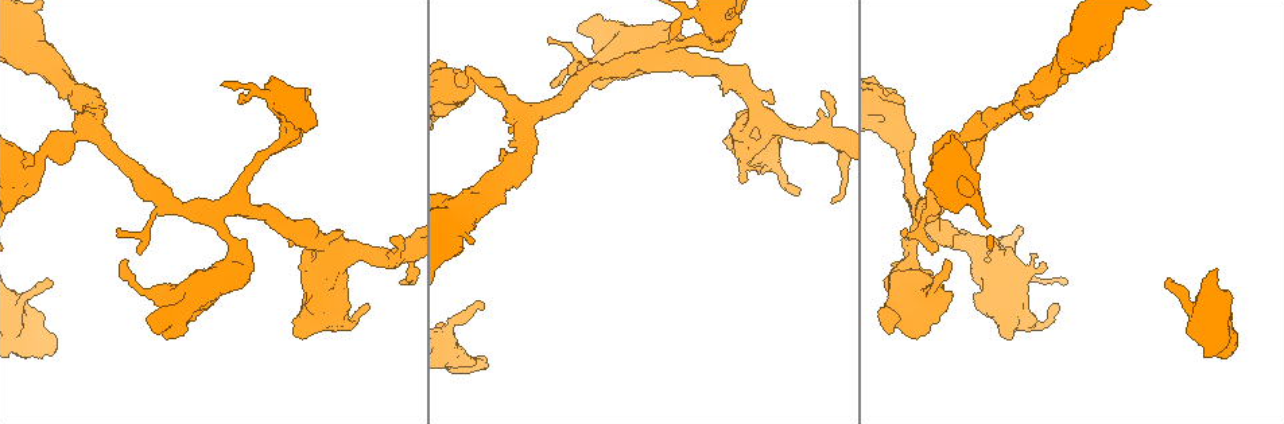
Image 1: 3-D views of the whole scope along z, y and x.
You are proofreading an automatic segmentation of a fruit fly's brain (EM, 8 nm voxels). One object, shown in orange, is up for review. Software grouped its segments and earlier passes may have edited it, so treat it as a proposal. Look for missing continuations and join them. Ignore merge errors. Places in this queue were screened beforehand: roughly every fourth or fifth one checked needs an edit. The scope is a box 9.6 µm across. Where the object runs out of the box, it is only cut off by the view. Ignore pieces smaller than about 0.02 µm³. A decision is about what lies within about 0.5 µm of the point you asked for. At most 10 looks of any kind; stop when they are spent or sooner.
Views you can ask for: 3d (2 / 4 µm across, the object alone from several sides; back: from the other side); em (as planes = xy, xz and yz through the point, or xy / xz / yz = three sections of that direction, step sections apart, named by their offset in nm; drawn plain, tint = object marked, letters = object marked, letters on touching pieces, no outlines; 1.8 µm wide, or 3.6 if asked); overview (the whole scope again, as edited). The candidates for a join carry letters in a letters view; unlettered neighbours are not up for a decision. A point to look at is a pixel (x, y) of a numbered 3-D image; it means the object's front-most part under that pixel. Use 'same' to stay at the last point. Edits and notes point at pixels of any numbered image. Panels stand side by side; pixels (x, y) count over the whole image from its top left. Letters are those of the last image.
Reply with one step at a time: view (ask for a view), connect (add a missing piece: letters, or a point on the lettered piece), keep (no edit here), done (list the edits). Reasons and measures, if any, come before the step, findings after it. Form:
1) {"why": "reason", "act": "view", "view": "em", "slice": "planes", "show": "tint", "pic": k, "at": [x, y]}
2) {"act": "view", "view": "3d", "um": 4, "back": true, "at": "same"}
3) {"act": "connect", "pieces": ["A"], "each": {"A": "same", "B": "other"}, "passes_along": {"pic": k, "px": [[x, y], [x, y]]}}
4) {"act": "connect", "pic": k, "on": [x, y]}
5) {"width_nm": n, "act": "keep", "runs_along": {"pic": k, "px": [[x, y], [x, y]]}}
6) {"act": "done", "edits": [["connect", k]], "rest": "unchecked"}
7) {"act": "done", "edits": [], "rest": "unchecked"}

{"why": "branch stops here", "act": "view", "view": "em", "slice": "xz", "step": 16, "show": "tint", "pic": 1, "at": [50, 283]}

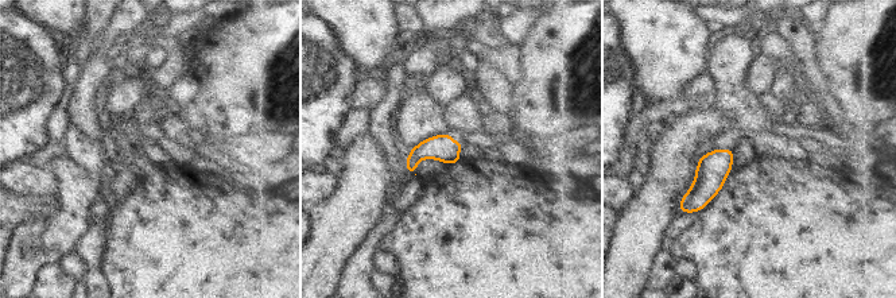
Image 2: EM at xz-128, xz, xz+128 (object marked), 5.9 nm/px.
{"act": "view", "view": "em", "slice": "planes", "show": "letters", "at": "same"}

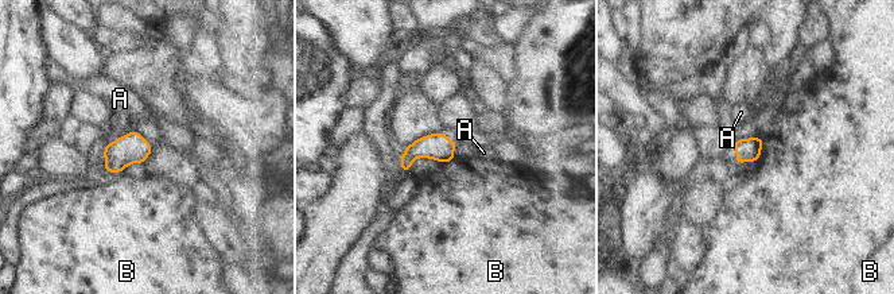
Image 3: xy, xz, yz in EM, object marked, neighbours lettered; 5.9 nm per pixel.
{"act": "keep", "each": {"A": "other", "B": "other"}, "found": "none of them fits"}

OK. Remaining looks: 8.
{"why": "free end", "act": "view", "view": "em", "slice": "yz", "step": 8, "show": "letters", "pic": 1, "at": [149, 320]}

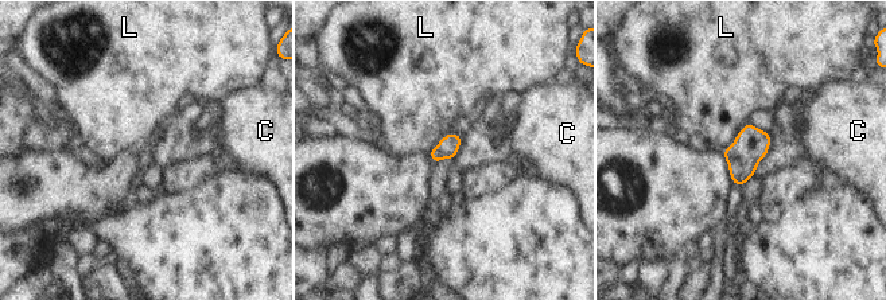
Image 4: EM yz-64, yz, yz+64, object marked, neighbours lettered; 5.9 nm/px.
{"why": "cut it another way", "act": "view", "view": "em", "slice": "planes", "show": "letters", "at": "same"}

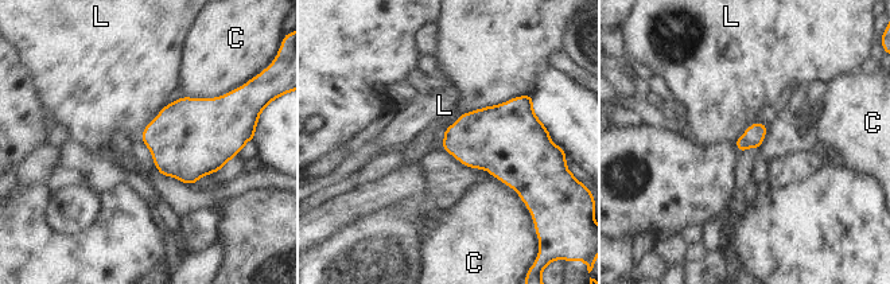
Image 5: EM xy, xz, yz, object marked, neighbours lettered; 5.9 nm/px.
{"act": "keep", "each": {"C": "other", "L": "other"}, "border": {"pic": 5, "px": [[167, 102], [139, 136]]}, "found": "no lettered piece goes on from it"}

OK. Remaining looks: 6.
{"why": "branch stops here", "act": "view", "view": "em", "slice": "planes", "show": "letters", "pic": 1, "at": [251, 267]}

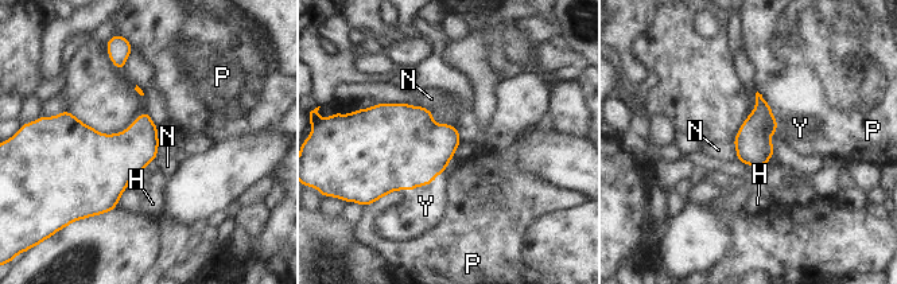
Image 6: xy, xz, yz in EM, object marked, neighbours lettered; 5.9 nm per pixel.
{"act": "connect", "pieces": ["Y"], "each": {"H": "other", "N": "other", "P": "other", "Y": "same"}, "found": "it goes on there"}

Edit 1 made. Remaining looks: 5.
{"why": "an open end", "act": "view", "view": "em", "slice": "planes", "show": "letters", "pic": 1, "at": [669, 38]}

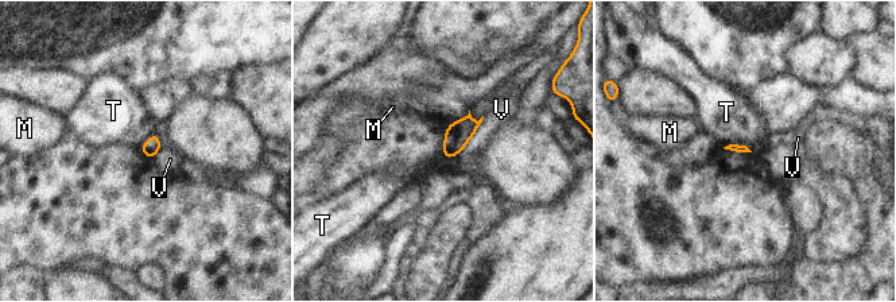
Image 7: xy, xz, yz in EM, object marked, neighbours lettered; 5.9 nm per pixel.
{"act": "keep", "each": {"M": "other", "T": "other", "V": "other"}, "border": {"pic": 7, "px": [[724, 146], [745, 144], [752, 151]]}, "found": "no lettered piece goes on from it"}

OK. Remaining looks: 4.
{"act": "done", "edits": [["connect", 6]], "rest": "unchecked"}

